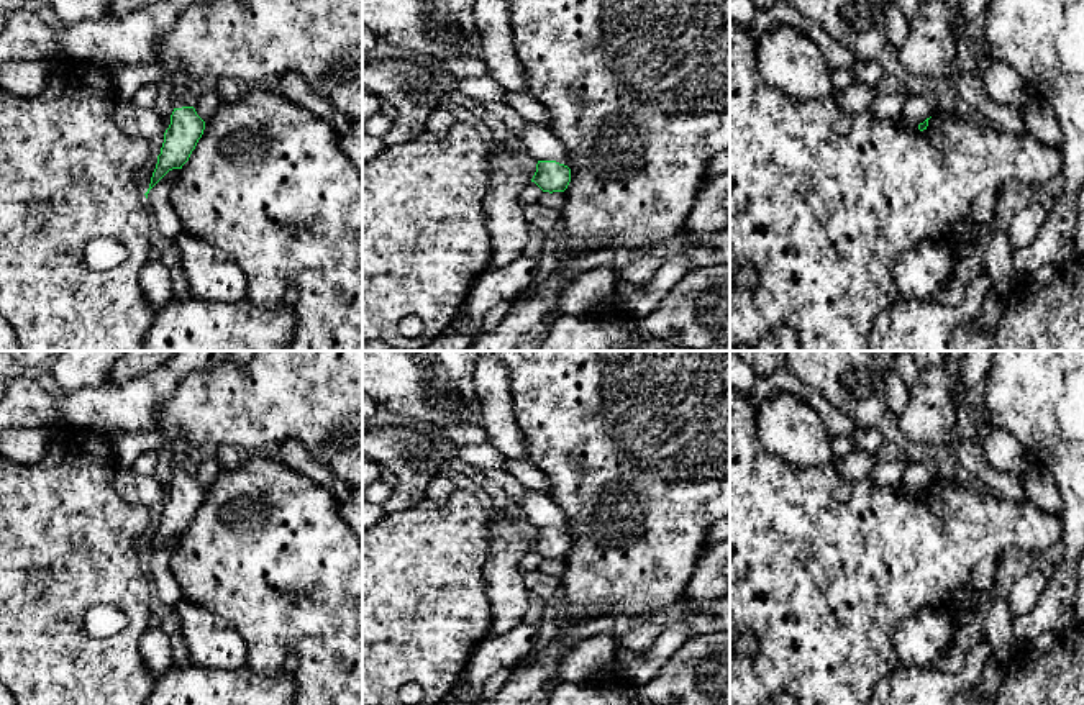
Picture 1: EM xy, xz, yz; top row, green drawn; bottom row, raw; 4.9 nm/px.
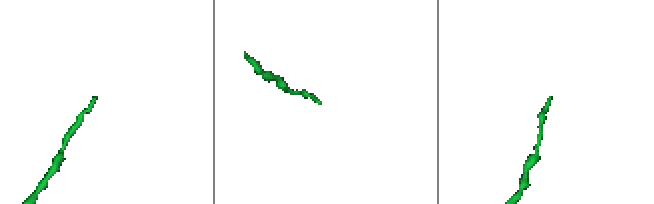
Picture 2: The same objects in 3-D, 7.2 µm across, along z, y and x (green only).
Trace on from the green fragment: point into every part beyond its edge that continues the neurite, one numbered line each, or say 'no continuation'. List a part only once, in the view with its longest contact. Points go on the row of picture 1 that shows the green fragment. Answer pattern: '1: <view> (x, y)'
1: xy (181, 82)

